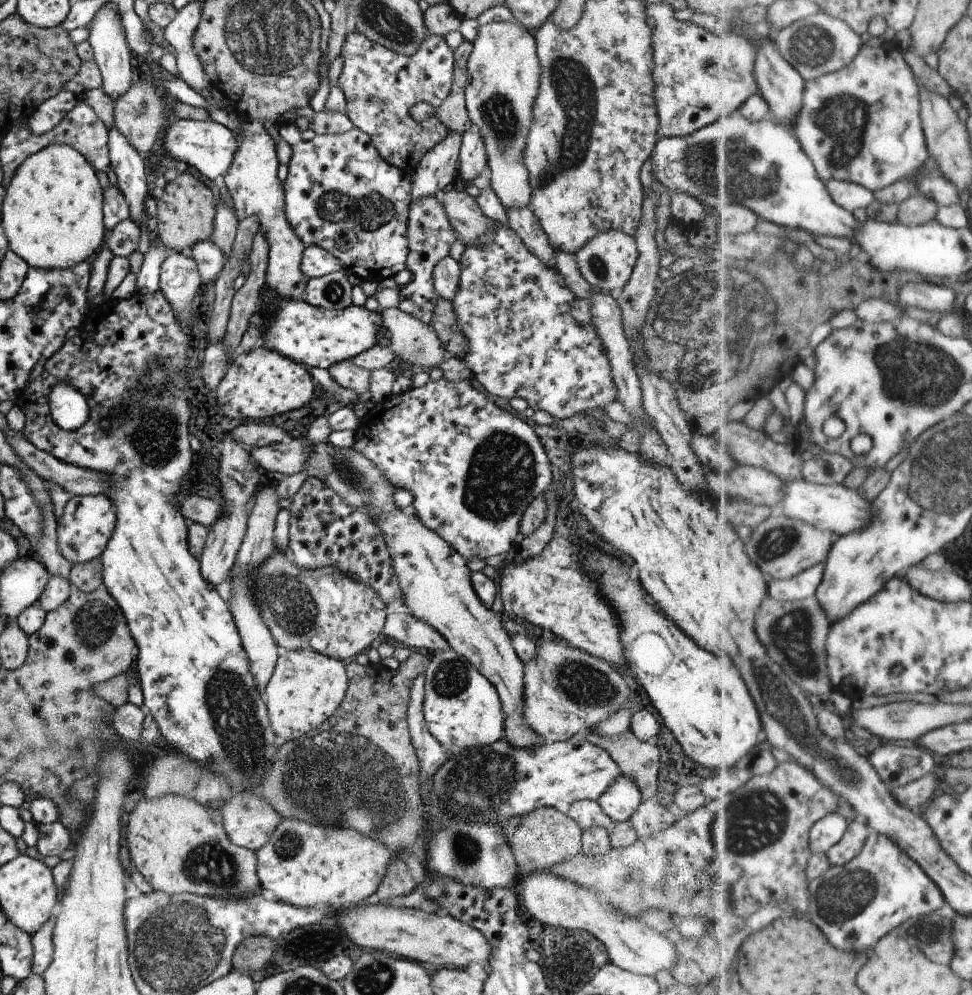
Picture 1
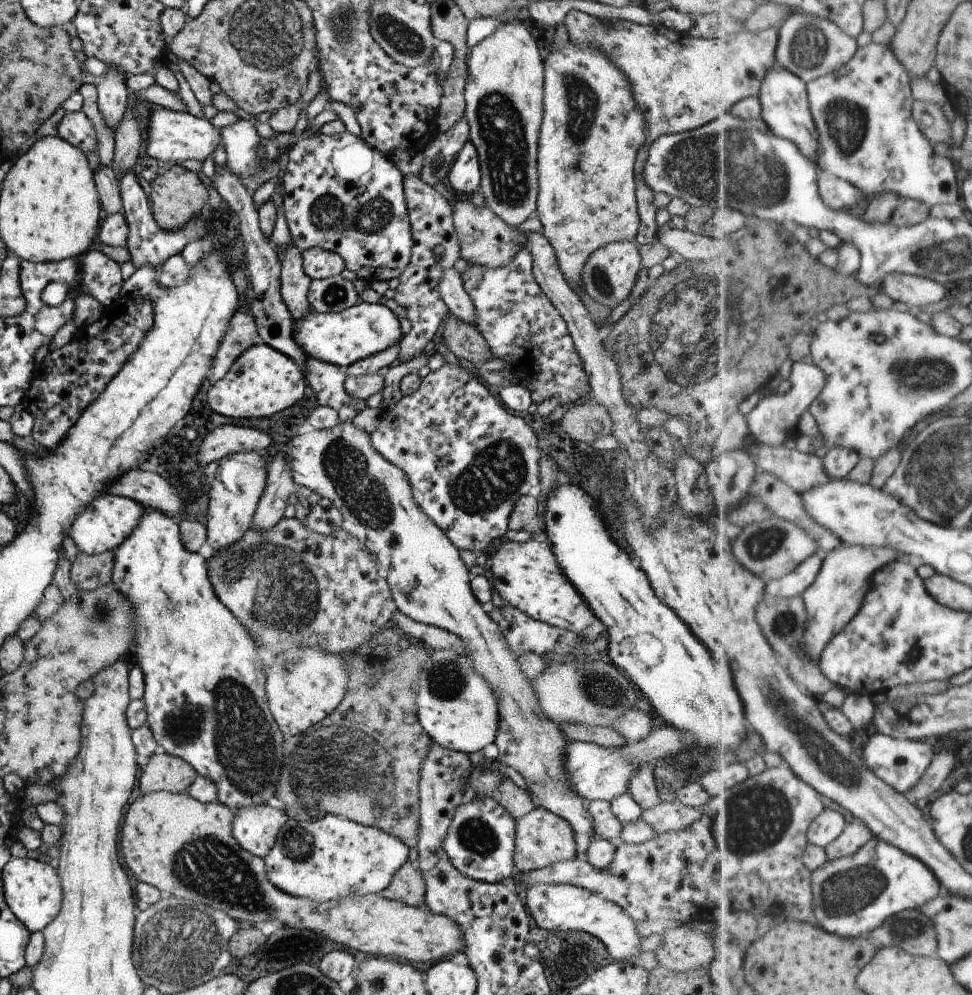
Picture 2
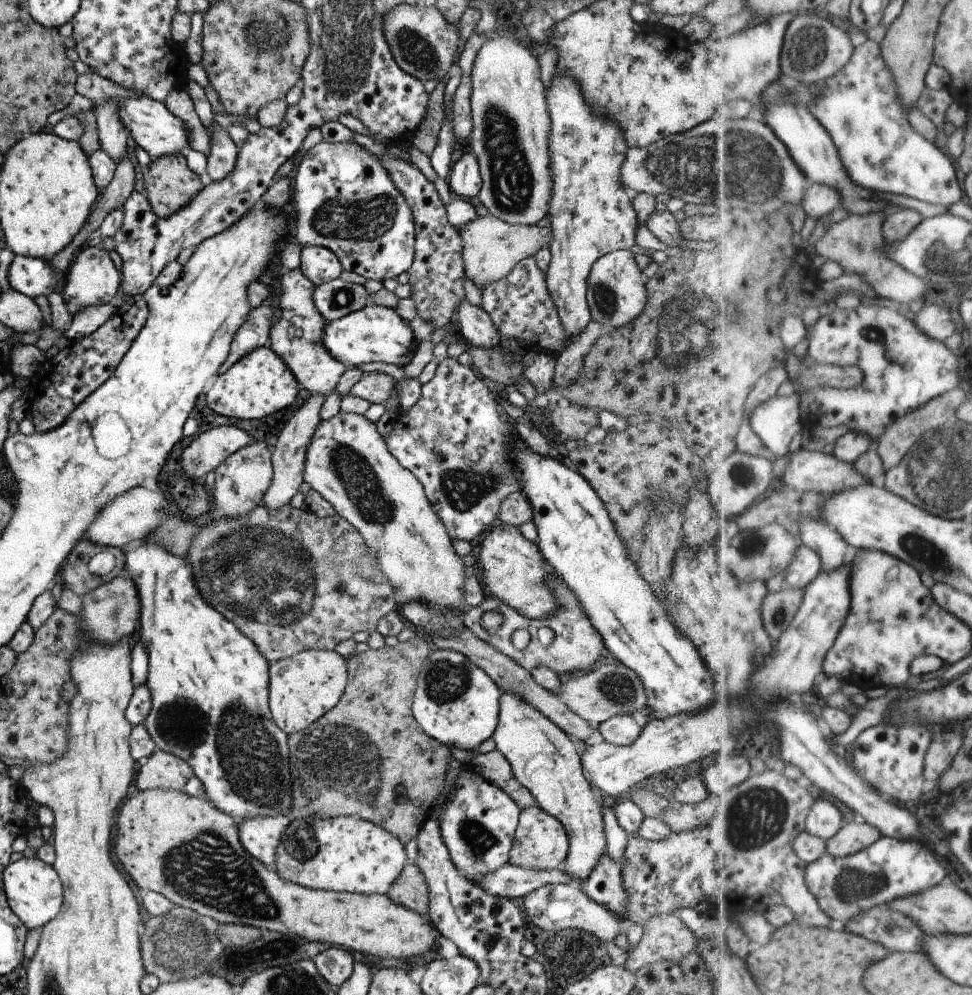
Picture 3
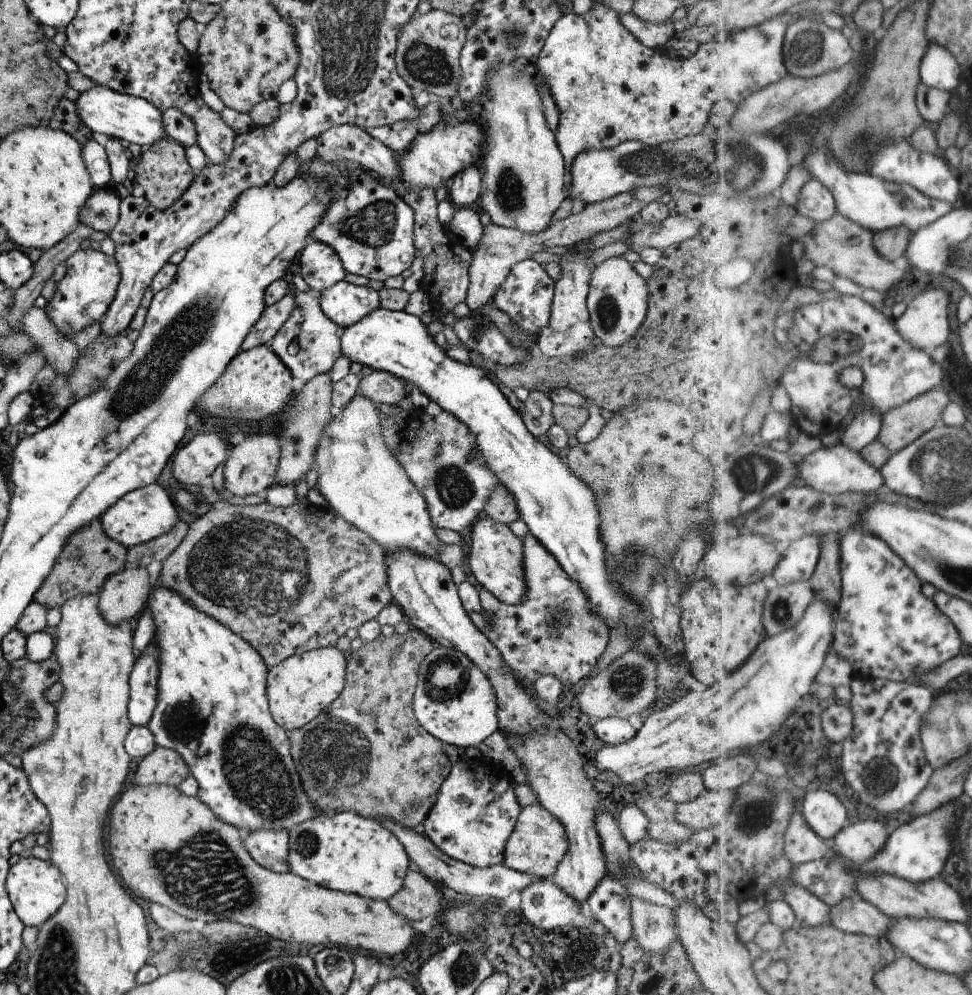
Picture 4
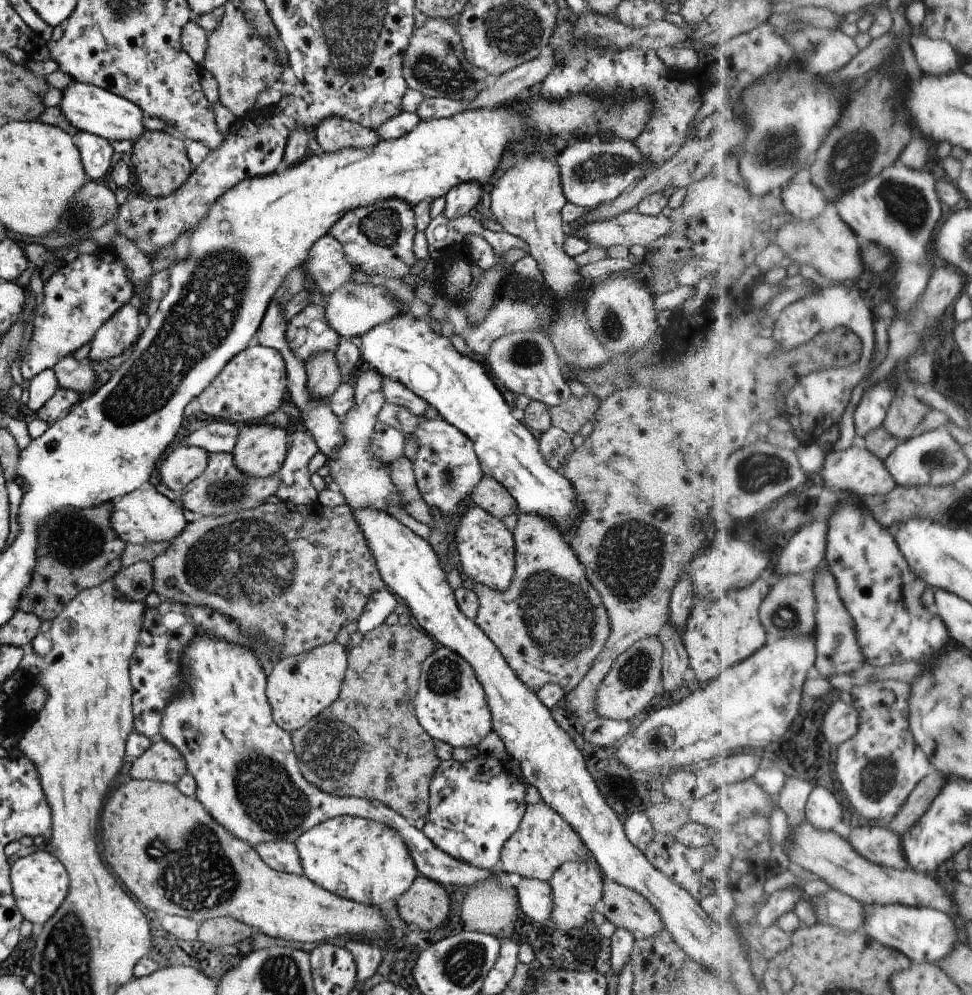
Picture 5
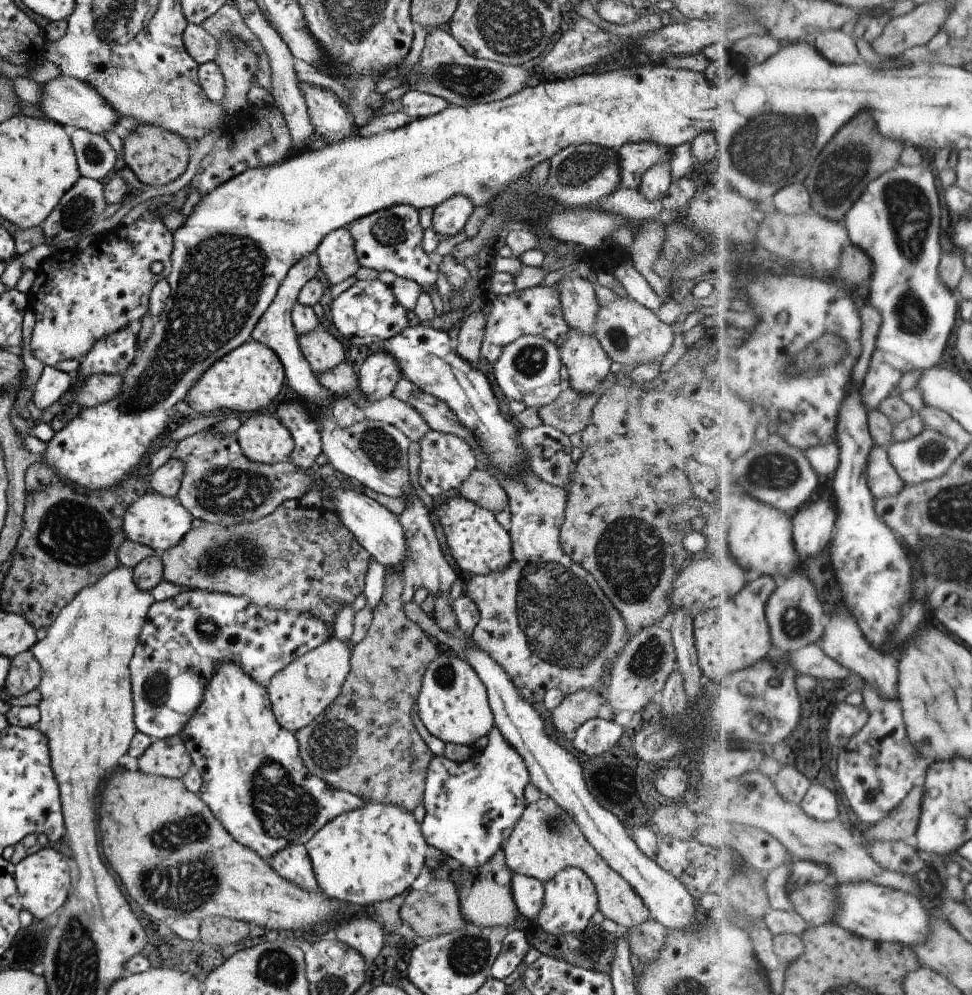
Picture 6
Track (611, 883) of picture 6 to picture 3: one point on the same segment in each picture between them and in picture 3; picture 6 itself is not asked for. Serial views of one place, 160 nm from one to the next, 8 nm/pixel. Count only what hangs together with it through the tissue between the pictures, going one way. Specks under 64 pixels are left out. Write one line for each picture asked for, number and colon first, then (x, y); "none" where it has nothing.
3: (539, 842)
4: (538, 843)
5: (543, 841)

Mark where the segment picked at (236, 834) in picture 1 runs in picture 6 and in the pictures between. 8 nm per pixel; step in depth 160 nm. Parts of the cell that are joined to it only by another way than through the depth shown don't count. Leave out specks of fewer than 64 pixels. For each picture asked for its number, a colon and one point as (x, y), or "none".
2: (255, 827)
3: (260, 835)
4: (268, 847)
5: (281, 855)
6: (292, 863)

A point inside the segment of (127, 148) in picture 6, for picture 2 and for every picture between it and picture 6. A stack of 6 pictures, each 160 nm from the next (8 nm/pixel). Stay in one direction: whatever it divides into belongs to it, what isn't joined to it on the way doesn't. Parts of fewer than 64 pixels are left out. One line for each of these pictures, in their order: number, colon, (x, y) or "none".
2: (175, 196)
3: (168, 183)
4: (161, 170)
5: (158, 159)

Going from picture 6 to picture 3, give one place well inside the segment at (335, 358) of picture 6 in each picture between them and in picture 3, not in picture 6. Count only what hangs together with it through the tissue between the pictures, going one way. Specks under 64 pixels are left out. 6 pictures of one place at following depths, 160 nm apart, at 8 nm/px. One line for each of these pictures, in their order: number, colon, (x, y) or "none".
3: (287, 456)
4: (309, 411)
5: (322, 376)

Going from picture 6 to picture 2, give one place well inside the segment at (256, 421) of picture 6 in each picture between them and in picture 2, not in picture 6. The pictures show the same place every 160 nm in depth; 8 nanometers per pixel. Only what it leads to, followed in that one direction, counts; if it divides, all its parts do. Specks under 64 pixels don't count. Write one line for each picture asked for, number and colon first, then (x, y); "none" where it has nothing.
2: (239, 479)
3: (240, 480)
4: (250, 467)
5: (259, 450)

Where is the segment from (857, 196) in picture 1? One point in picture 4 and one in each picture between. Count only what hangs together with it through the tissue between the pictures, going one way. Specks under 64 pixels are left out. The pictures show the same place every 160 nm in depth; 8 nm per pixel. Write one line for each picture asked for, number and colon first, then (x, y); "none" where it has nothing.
2: (837, 193)
3: (821, 199)
4: (816, 202)

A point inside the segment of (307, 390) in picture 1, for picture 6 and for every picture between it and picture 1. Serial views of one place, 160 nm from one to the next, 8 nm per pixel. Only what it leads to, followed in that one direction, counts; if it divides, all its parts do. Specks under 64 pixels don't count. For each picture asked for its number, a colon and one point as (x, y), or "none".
2: (261, 381)
3: (258, 384)
4: (255, 384)
5: (251, 385)
6: (248, 377)

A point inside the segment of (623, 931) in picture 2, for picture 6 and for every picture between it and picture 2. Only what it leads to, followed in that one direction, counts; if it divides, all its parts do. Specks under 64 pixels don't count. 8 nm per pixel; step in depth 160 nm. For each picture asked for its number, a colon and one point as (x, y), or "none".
3: (556, 907)
4: (543, 904)
5: (534, 896)
6: (526, 892)

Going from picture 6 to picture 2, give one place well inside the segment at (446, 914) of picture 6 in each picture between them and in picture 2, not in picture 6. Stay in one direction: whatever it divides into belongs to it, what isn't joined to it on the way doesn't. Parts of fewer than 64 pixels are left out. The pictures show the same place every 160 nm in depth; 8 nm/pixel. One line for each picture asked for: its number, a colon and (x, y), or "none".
2: (407, 886)
3: (409, 890)
4: (417, 898)
5: (425, 903)

